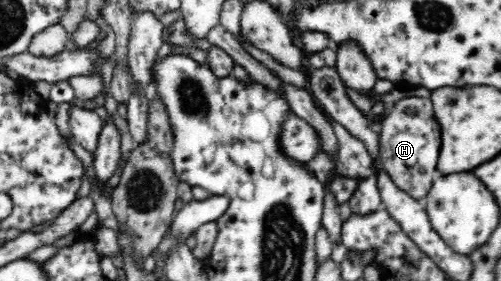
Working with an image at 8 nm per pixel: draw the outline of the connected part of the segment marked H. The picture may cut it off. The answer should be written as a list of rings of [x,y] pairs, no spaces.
[[[407,94],[382,118],[379,151],[383,169],[410,197],[423,201],[432,187],[440,156],[440,125],[429,97]]]

